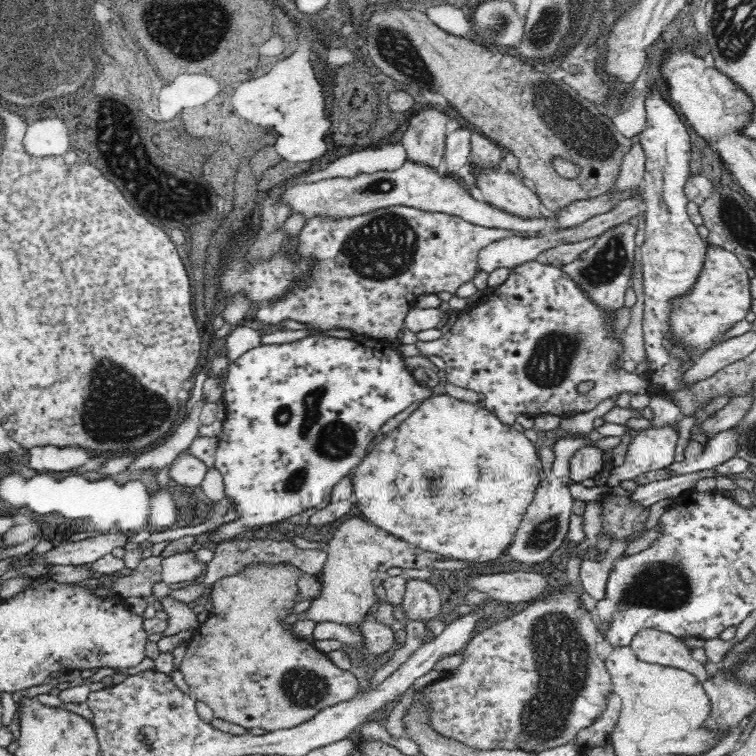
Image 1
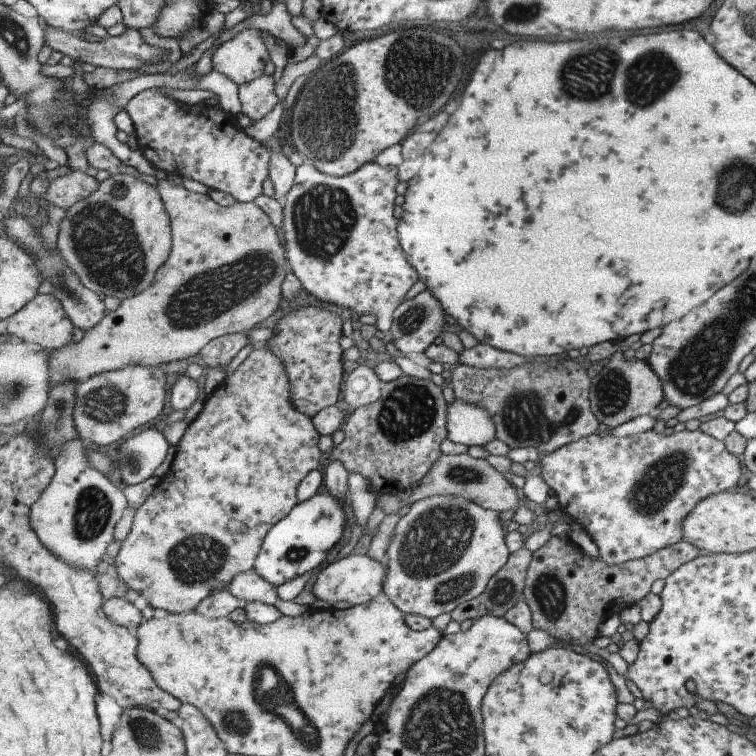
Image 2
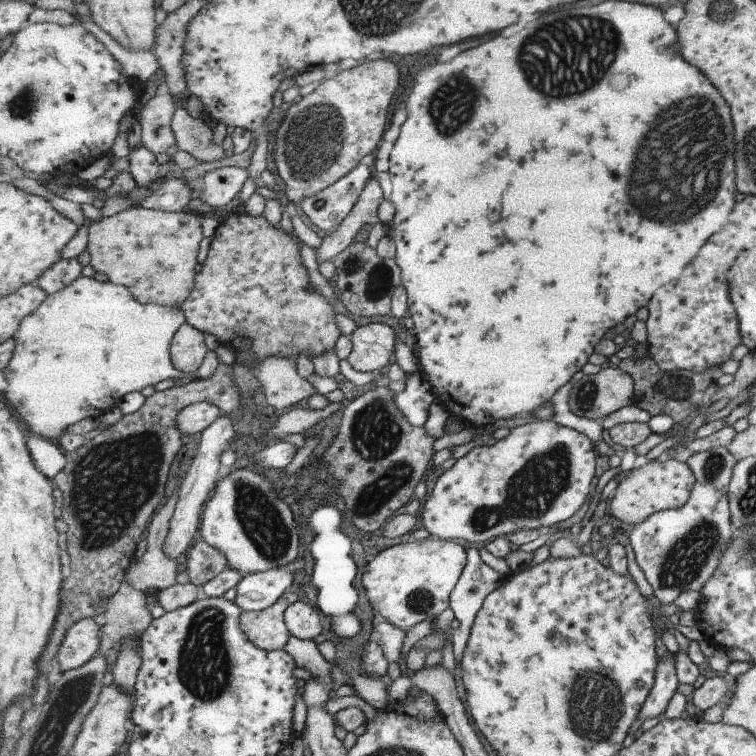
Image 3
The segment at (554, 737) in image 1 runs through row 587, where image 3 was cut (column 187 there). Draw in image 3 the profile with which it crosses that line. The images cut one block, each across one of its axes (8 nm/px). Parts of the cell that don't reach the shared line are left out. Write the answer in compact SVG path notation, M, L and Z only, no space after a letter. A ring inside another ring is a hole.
M197 542L188 552L186 571L189 573L190 582L195 586L204 587L228 568L227 554L213 548L209 542Z

